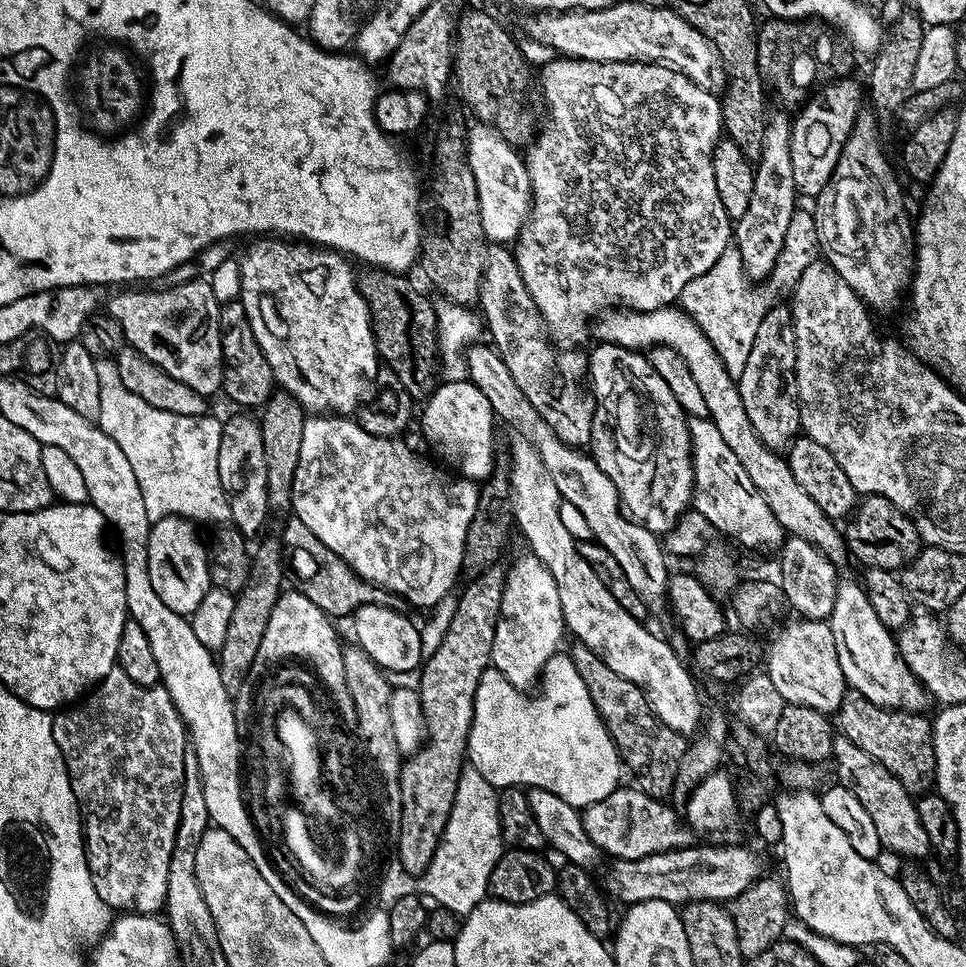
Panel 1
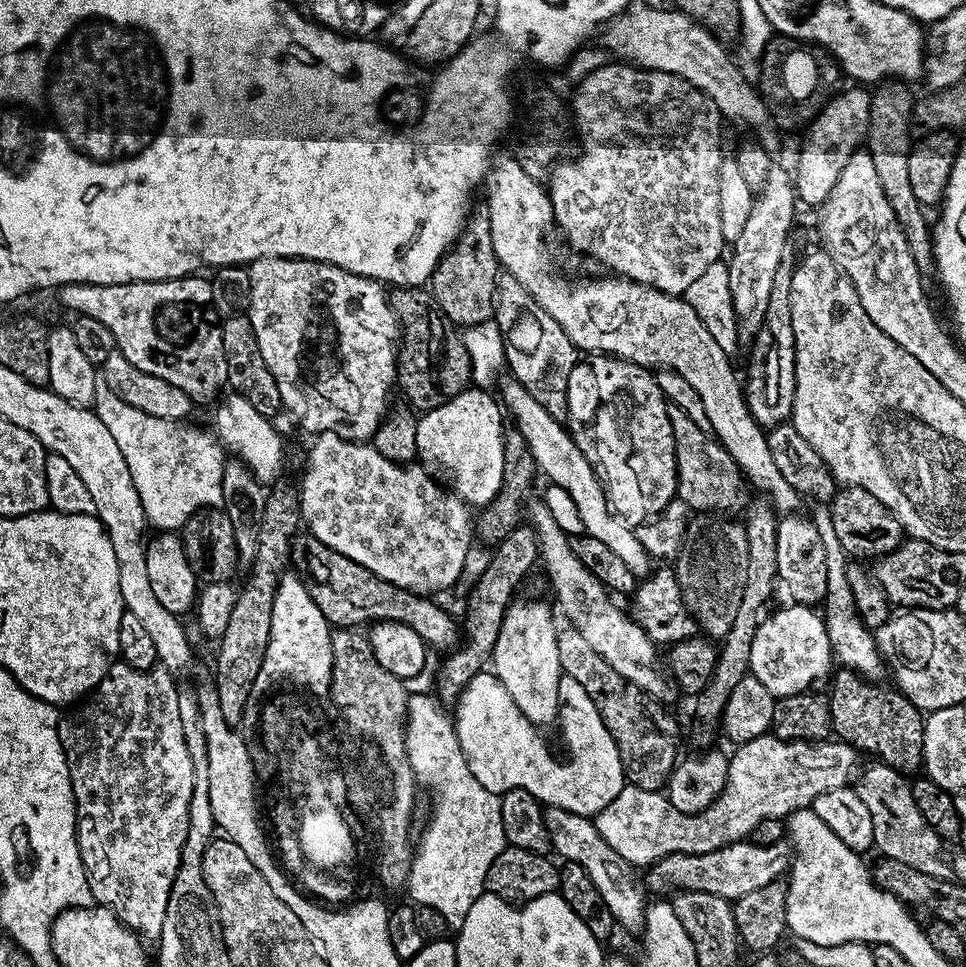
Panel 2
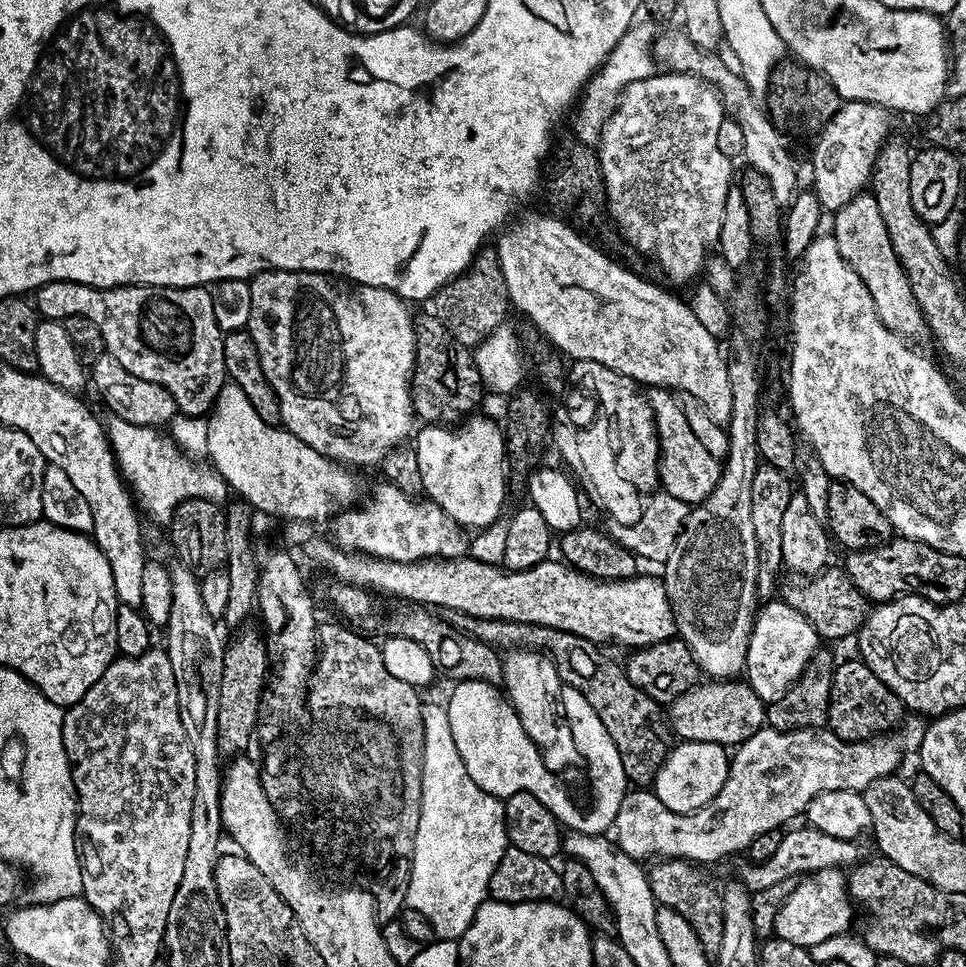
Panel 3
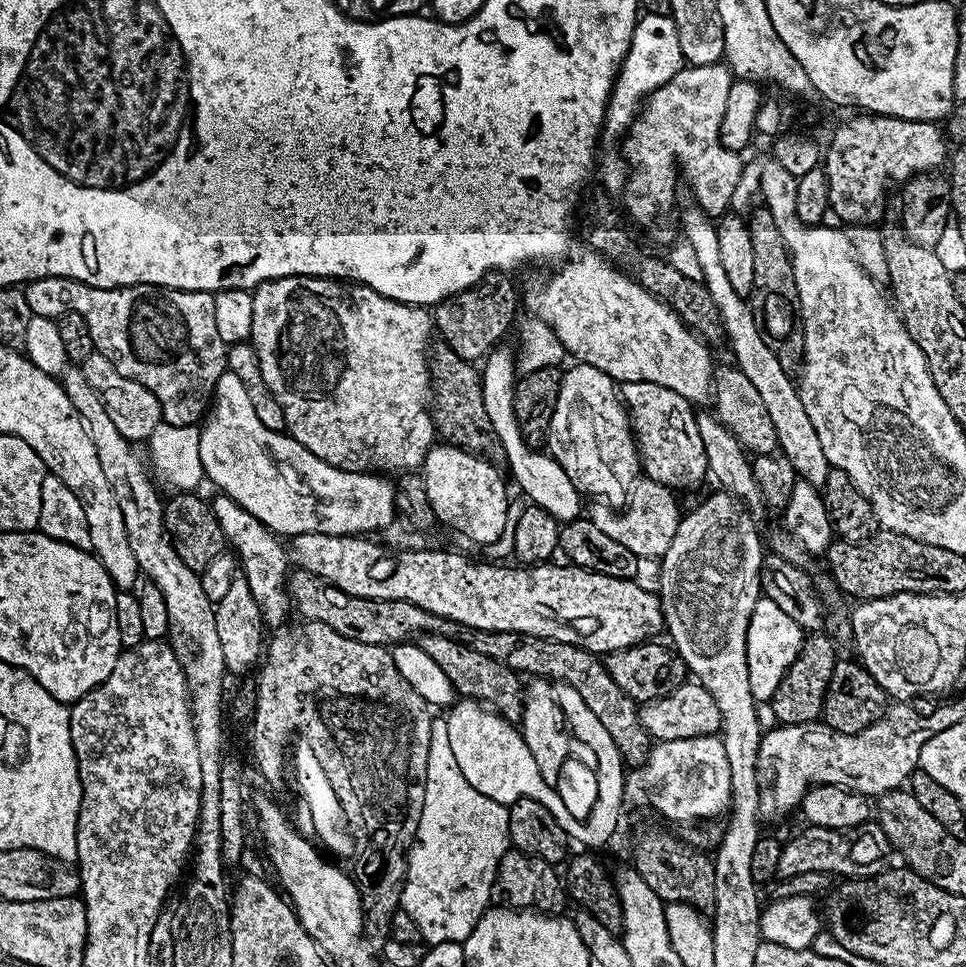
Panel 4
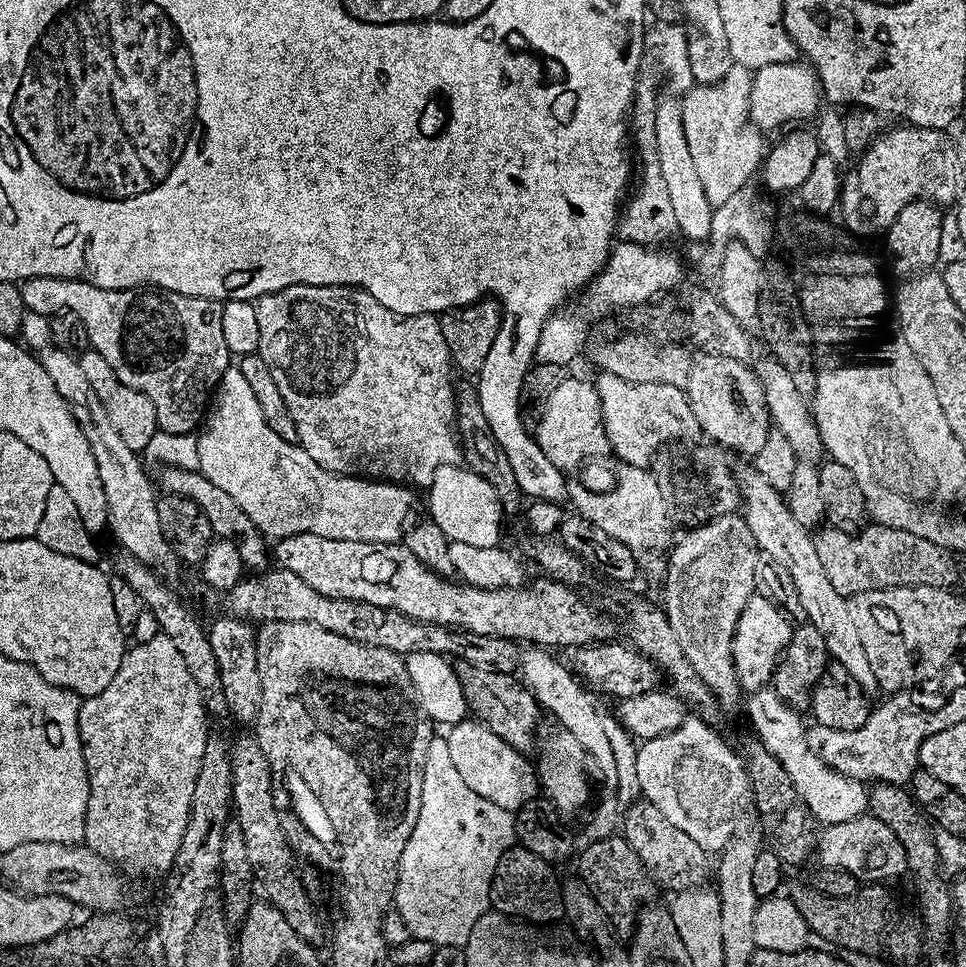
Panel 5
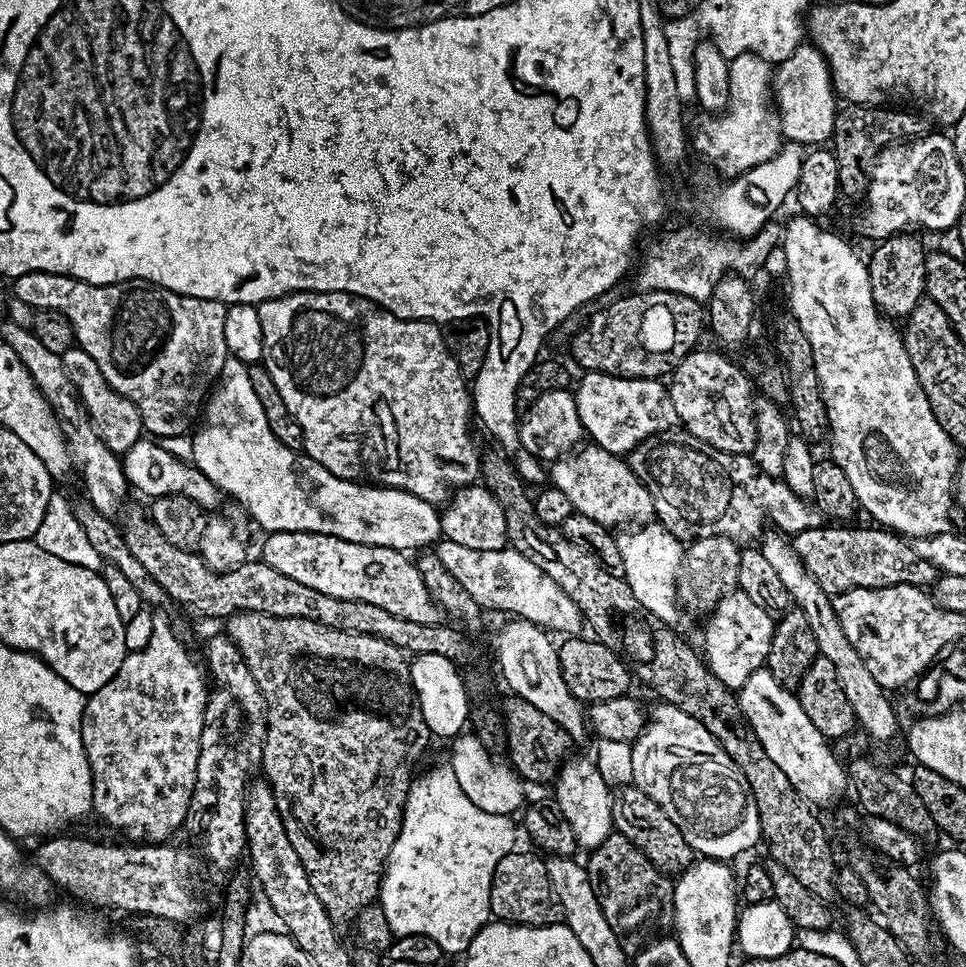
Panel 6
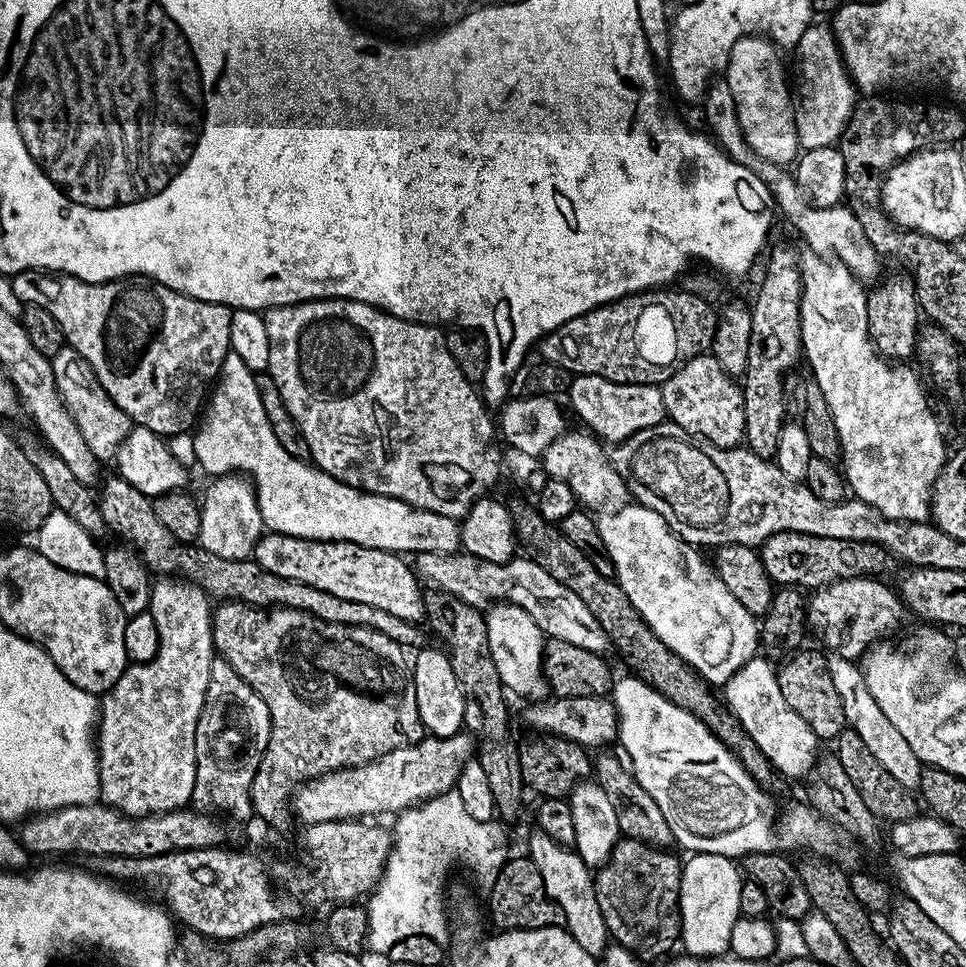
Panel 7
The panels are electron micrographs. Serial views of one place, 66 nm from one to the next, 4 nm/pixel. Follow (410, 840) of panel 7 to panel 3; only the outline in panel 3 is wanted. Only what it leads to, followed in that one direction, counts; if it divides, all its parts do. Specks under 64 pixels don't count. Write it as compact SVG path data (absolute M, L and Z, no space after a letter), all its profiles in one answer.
M443 703L424 704L422 730L422 810L418 818L418 834L414 838L412 873L406 904L407 907L418 910L418 914L432 923L437 938L459 941L488 896L490 874L494 874L505 848L509 847L508 835L504 829L504 806L501 797L492 796L482 790L476 785L474 778L466 774L462 754L458 754L458 746L454 746L454 734L450 734L450 718Z

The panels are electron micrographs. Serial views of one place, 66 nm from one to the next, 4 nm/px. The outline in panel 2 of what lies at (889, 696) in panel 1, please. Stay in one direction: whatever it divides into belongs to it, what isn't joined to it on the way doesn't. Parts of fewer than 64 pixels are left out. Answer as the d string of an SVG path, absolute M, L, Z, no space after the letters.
M824 502L815 503L813 507L815 508L813 512L810 512L810 519L815 524L826 550L827 592L824 598L824 608L826 608L824 617L833 655L843 667L856 671L865 680L881 681L884 678L882 676L886 674L886 665L876 645L873 631L868 628L855 610L856 599L846 578L850 558L834 531L831 507Z

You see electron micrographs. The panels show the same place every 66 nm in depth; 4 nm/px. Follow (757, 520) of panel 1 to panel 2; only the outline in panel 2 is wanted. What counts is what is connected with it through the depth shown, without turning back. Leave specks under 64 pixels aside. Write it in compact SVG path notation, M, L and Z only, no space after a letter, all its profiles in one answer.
M669 407L668 414L673 424L673 434L676 439L676 460L677 460L677 493L697 513L712 512L715 508L736 508L744 500L744 488L746 481L739 466L734 462L732 455L722 447L720 441L713 438L709 433L703 432L682 410Z

